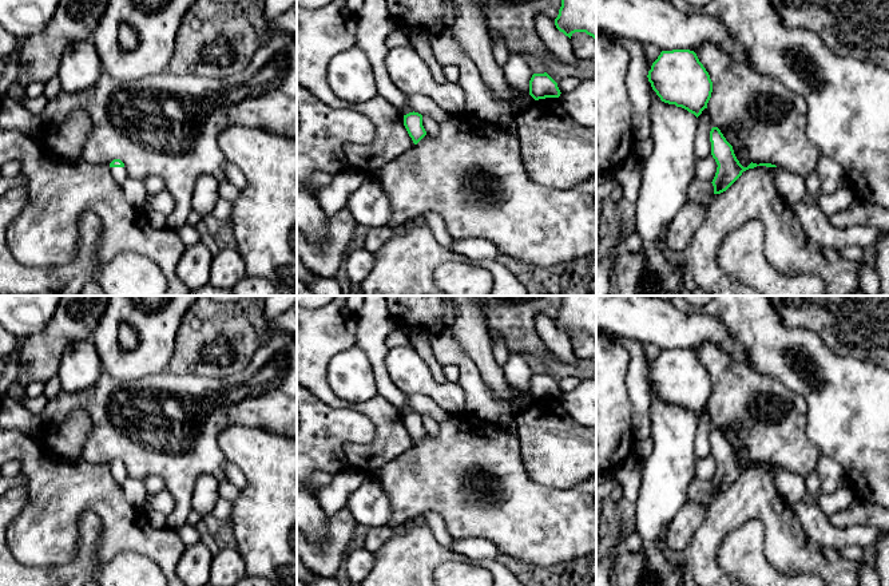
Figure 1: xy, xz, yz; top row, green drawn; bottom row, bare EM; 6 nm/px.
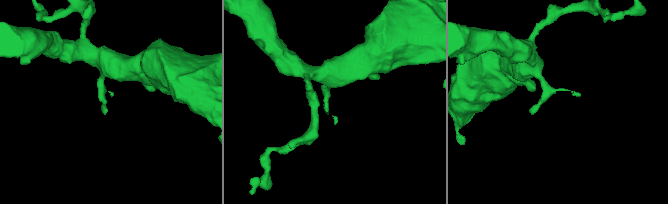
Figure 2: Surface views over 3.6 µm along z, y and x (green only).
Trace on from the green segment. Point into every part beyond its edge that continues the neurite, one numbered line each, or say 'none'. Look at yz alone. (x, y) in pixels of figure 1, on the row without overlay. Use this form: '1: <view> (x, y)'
1: yz (792, 486)

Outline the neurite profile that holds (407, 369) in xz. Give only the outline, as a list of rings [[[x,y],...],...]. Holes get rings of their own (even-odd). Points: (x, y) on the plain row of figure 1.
[[[412,347],[389,349],[385,364],[390,380],[405,395],[422,393],[452,413],[464,411],[465,393],[461,385],[434,381],[428,365]]]

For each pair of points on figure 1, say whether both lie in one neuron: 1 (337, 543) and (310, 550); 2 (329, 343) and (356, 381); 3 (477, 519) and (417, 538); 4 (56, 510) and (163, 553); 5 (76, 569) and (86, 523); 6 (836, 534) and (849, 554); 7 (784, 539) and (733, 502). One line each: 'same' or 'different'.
1: same
2: different
3: different
4: same
5: same
6: different
7: same

